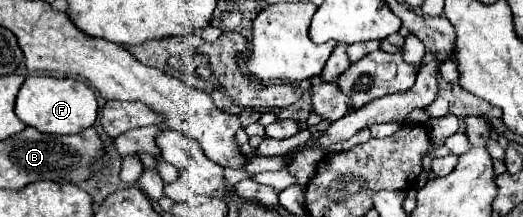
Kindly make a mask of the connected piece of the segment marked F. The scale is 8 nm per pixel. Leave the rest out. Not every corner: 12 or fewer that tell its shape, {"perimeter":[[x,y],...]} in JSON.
{"perimeter":[[30,75],[16,97],[22,123],[82,133],[98,115],[80,79]]}

